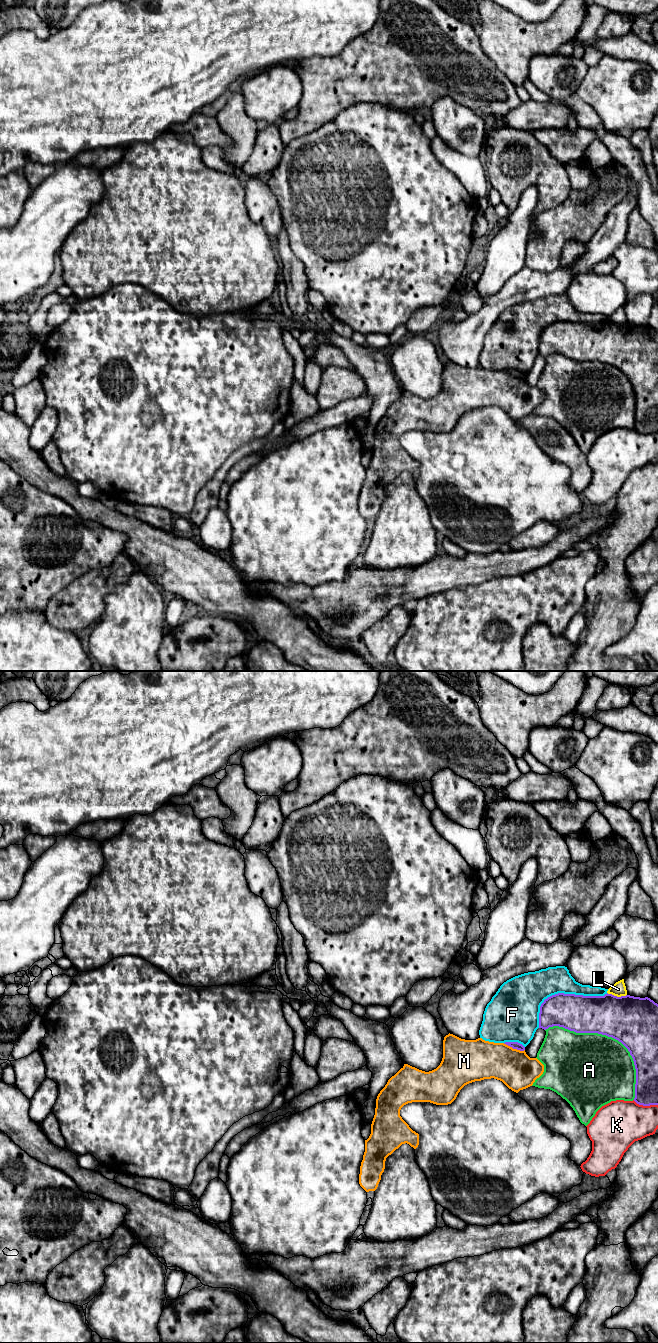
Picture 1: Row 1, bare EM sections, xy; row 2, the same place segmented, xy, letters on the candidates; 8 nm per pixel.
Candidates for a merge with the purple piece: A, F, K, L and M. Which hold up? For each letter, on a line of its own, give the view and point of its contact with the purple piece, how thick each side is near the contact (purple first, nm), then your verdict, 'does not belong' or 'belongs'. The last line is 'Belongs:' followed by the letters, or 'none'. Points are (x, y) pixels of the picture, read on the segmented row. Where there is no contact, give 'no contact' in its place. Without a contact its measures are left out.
A: contact xy (611, 1036); calibres 400 and 480 nm; does not belong
F: contact xy (562, 993); calibres 300 and 260 nm; does not belong
K: contact xy (645, 1105); calibres 190 and 380 nm; does not belong
L: contact xy (616, 996); calibres 400 and 110 nm; does not belong
M: contact xy (514, 1048); calibres 60 and 300 nm; does not belong
Belongs: none

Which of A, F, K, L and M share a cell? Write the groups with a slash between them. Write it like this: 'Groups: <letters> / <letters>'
Groups: A / F / K / L / M

